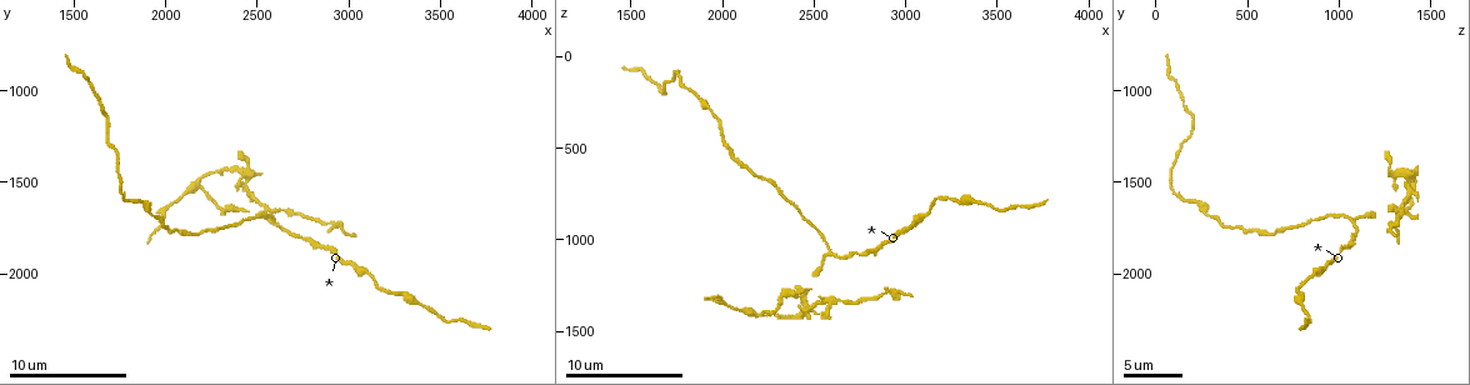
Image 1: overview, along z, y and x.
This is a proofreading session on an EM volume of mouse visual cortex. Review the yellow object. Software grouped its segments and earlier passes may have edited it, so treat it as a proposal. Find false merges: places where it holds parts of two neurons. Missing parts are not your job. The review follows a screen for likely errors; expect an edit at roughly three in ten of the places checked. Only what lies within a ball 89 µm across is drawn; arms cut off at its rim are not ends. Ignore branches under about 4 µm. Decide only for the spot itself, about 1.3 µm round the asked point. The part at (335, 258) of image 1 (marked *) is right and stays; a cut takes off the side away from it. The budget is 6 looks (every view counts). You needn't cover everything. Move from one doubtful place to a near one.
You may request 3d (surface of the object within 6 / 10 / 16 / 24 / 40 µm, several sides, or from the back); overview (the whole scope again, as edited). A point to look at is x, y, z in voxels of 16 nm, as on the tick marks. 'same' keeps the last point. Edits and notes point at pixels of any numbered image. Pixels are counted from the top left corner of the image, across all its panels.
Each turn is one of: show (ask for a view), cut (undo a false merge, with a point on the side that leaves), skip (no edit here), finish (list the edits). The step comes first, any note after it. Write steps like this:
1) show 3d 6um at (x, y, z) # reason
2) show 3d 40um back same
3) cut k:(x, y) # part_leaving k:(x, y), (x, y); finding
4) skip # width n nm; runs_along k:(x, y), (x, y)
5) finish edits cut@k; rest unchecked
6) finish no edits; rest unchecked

show 3d 10um at (2560, 1700, 1060) # arms part here

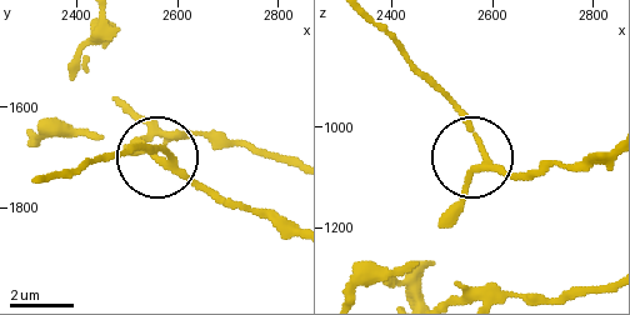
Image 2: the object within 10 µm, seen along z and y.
cut 2:(463, 121) # side_arm 28 um; arms 3; a second neuron is stuck on

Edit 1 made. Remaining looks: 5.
show 3d 10um at (2160, 1500, 1400) # two arms in line, one across

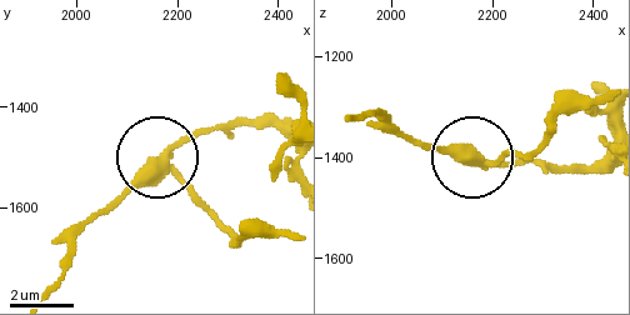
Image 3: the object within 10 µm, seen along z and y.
show 3d 6um at (2160, 1505, 1400)

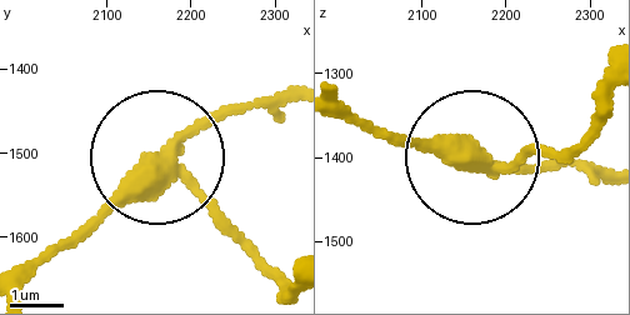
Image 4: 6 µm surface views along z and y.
cut 4:(229, 106) # arms 3; a second neuron is stuck on

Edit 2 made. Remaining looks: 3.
show overview

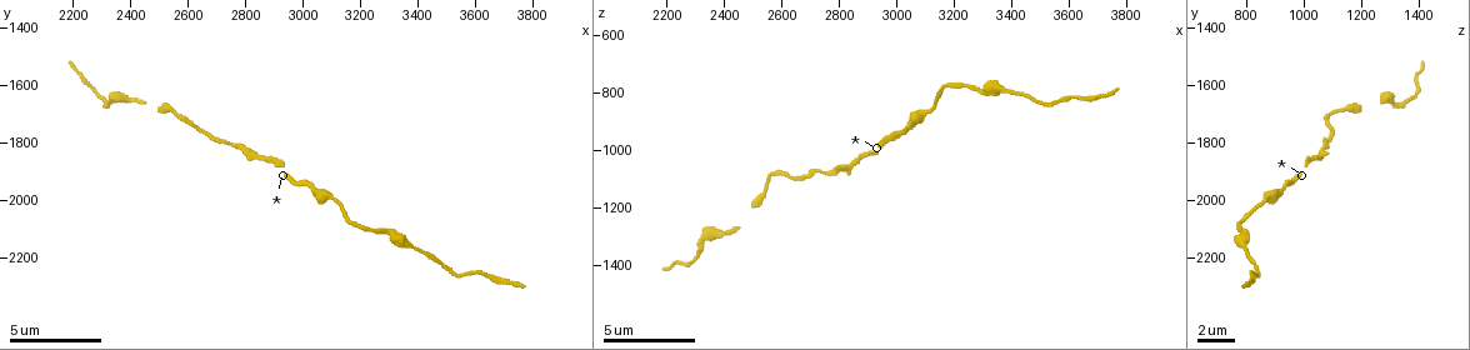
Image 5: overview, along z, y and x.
show 3d 10um at (3420, 2180, 790) # calibre changes

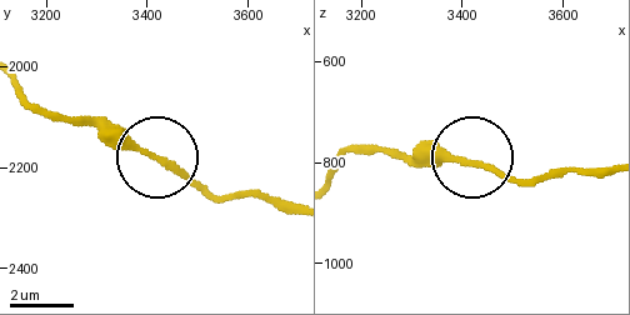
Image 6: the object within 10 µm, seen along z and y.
skip # runs_along 6:(338, 163), (386, 146), (459, 155), (529, 185); all the same neuron

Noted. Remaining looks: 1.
finish edits cut@2, cut@4; rest unchecked

